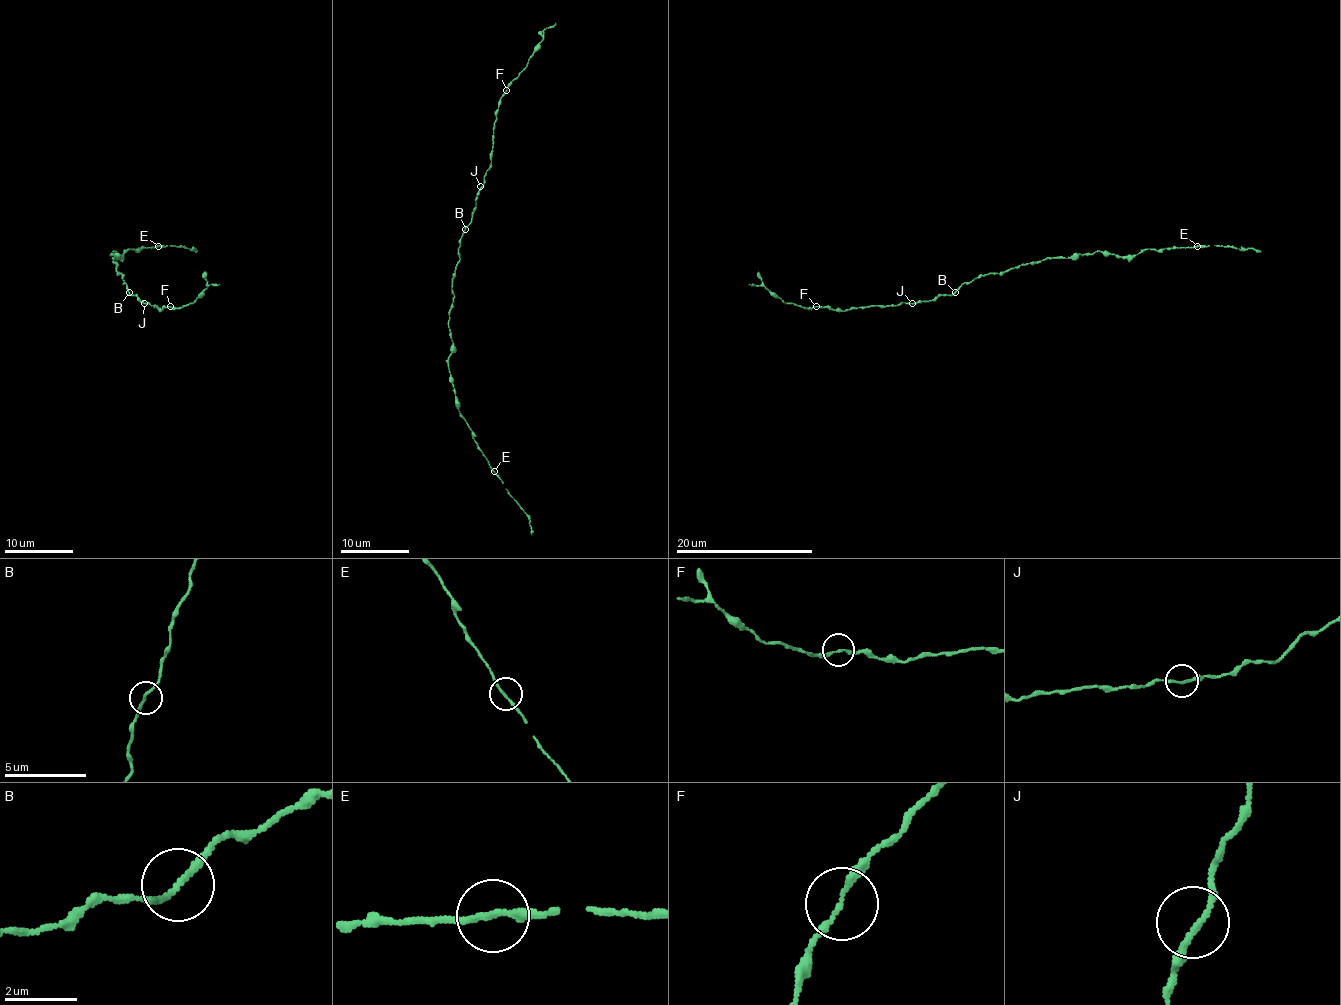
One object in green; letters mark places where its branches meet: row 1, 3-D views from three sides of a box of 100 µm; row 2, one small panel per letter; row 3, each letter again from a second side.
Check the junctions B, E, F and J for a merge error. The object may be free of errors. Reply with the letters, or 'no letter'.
no letter

